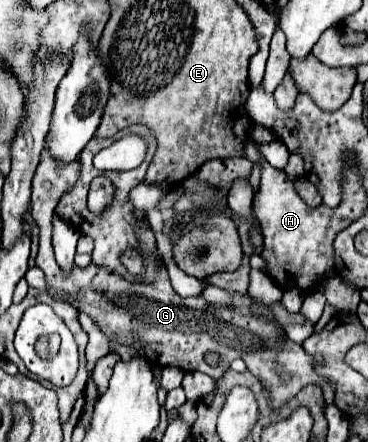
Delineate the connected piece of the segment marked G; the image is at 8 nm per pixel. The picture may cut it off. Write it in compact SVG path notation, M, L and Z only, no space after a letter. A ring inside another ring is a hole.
M42 152L42 160L32 178L30 214L40 228L40 248L36 256L36 266L44 272L48 288L54 288L64 296L72 298L76 302L76 310L86 312L98 324L98 328L114 342L118 344L136 342L142 344L144 350L148 348L150 354L154 352L152 358L160 366L176 366L188 372L198 370L216 380L224 374L224 370L228 370L228 364L234 358L242 358L246 362L246 368L268 390L272 400L270 408L282 408L292 396L296 396L308 384L322 386L326 402L334 404L334 386L316 372L316 366L320 364L320 356L310 356L302 348L302 344L296 344L290 338L286 338L282 328L274 326L276 322L272 322L266 316L240 314L238 310L228 306L216 308L214 304L206 302L202 296L182 298L172 290L166 268L160 268L156 280L150 284L126 282L118 274L112 274L112 270L104 270L104 266L96 266L96 264L88 264L84 268L74 266L72 274L60 272L50 242L52 214L62 194L76 182L78 174L80 174L78 160L70 164L58 160L54 162L48 156L48 152ZM208 352L220 356L218 366L206 364L204 354Z

